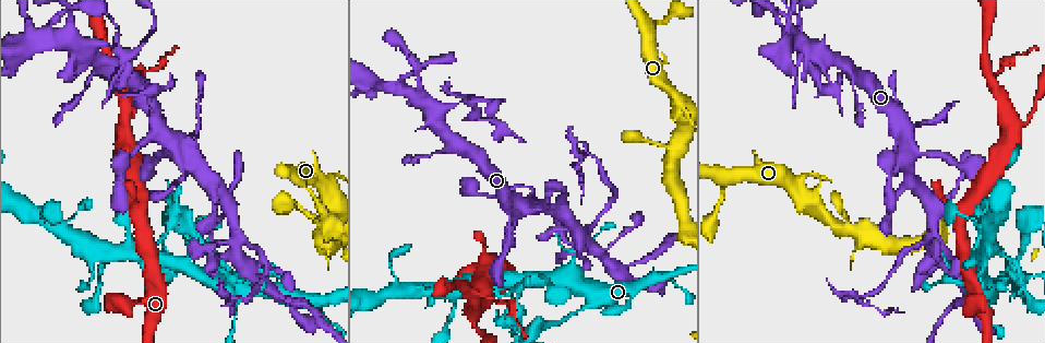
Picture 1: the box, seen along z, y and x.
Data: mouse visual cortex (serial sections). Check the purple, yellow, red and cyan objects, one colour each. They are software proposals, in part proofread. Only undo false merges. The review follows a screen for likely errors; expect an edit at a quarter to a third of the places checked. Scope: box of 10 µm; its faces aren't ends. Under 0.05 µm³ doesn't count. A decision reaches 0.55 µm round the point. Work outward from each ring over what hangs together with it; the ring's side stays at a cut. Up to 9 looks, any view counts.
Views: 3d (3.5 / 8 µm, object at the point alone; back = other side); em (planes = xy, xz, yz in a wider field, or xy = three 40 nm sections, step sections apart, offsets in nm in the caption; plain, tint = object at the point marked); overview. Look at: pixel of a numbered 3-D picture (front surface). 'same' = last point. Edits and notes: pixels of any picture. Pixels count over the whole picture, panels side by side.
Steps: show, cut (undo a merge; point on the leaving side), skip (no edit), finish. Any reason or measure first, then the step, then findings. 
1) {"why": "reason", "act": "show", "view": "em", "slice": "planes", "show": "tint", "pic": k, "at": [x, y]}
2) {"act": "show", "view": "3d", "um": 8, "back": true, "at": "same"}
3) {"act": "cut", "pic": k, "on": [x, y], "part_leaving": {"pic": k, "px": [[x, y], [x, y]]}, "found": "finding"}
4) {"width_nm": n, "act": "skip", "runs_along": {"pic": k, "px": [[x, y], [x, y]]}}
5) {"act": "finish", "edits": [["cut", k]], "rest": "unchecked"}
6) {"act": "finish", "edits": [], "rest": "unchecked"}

{"why": "looks like a crossing", "act": "show", "view": "3d", "um": 8, "pic": 1, "at": [935, 233]}

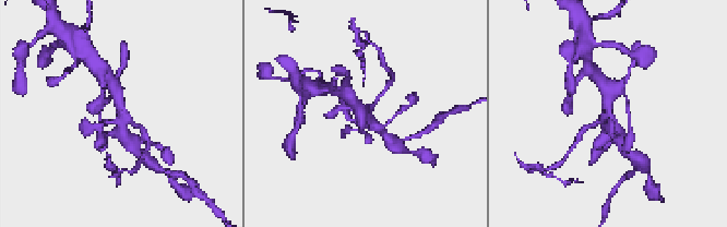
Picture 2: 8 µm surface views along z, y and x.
{"arms": 4, "arm_widths_nm": [150, 150, 450, 450], "act": "show", "view": "em", "slice": "xy", "step": 3, "show": "tint", "at": "same"}

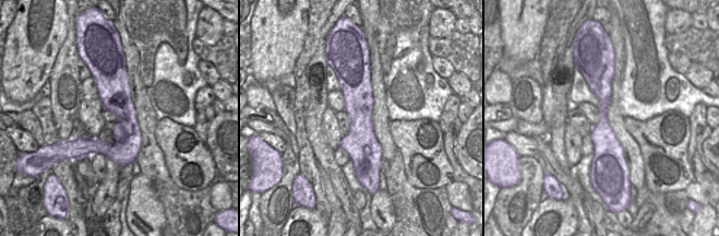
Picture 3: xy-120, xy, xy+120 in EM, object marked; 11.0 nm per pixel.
{"act": "cut", "pic": 2, "on": [143, 131], "found": "a second cell is stuck on"}

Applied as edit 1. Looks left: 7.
{"why": "three arms meet", "act": "show", "view": "3d", "um": 3.5, "back": true, "pic": 1, "at": [622, 270]}

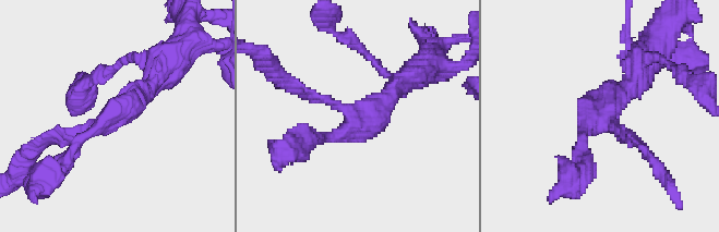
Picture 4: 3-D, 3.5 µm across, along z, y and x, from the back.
{"why": "need the tissue", "act": "show", "view": "em", "slice": "xy", "step": 2, "show": "tint", "pic": 4, "at": [603, 119]}

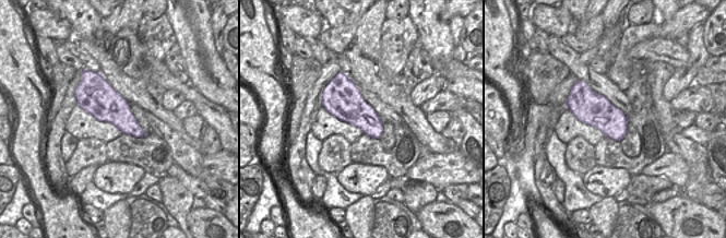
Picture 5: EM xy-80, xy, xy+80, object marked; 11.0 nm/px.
{"arms": 3, "arm_widths_nm": [150, 200, 300], "act": "cut", "pic": 4, "on": [301, 87], "part_leaving": {"pic": 4, "px": [[336, 105], [292, 88], [265, 65]]}, "found": "a second cell is stuck on"}

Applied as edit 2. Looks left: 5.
{"why": "redraw", "act": "show", "view": "overview"}

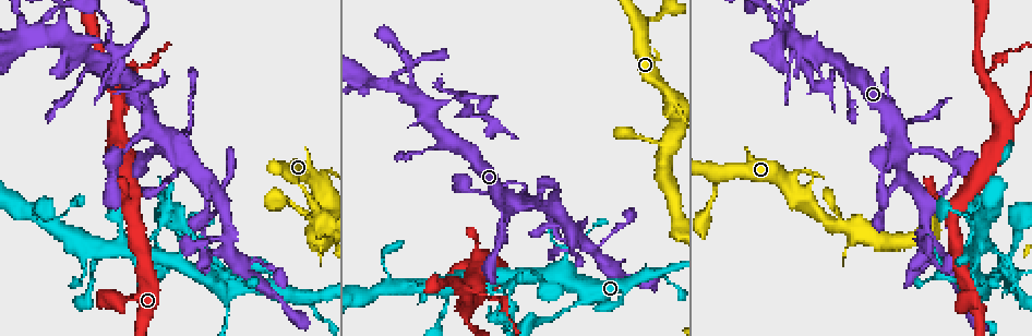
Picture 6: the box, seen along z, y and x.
{"why": "side arm on a straight run", "act": "show", "view": "3d", "um": 3.5, "pic": 6, "at": [996, 247]}

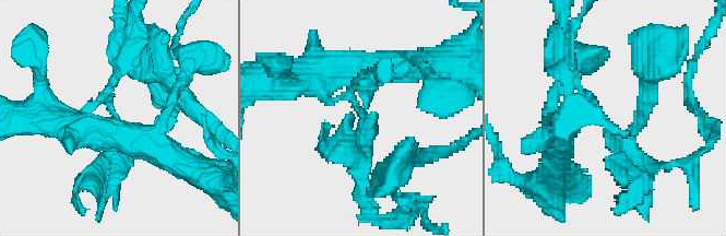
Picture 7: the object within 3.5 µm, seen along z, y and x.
{"act": "cut", "pic": 7, "on": [360, 126], "part_leaving": {"pic": 7, "px": [[330, 102], [344, 96], [357, 107], [364, 149]]}, "found": "two cells meet here"}

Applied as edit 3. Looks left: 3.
{"why": "calibre changes", "act": "show", "view": "3d", "um": 8, "pic": 6, "at": [117, 125]}

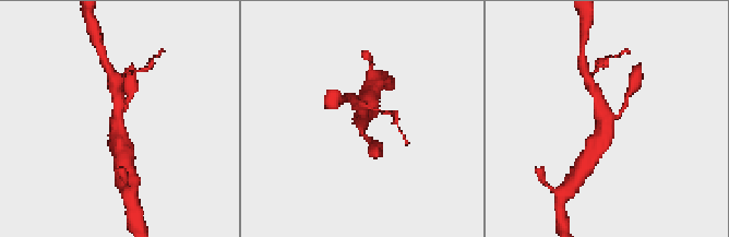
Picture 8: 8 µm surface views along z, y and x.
{"act": "show", "view": "3d", "um": 3.5, "at": "same"}

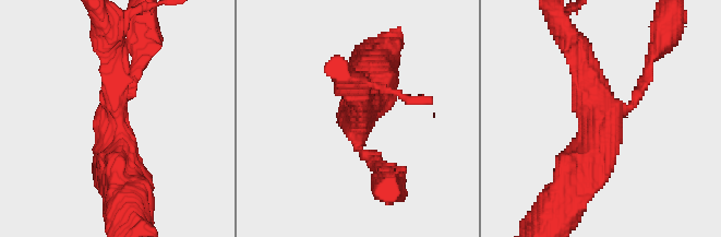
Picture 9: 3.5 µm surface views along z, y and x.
{"act": "skip", "runs_along": {"pic": 9, "px": [[123, 187], [112, 153], [112, 49]]}, "found": "continuous, no second cell"}

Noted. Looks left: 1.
{"act": "finish", "edits": [["cut", 2], ["cut", 4], ["cut", 7]], "rest": "unchecked"}

